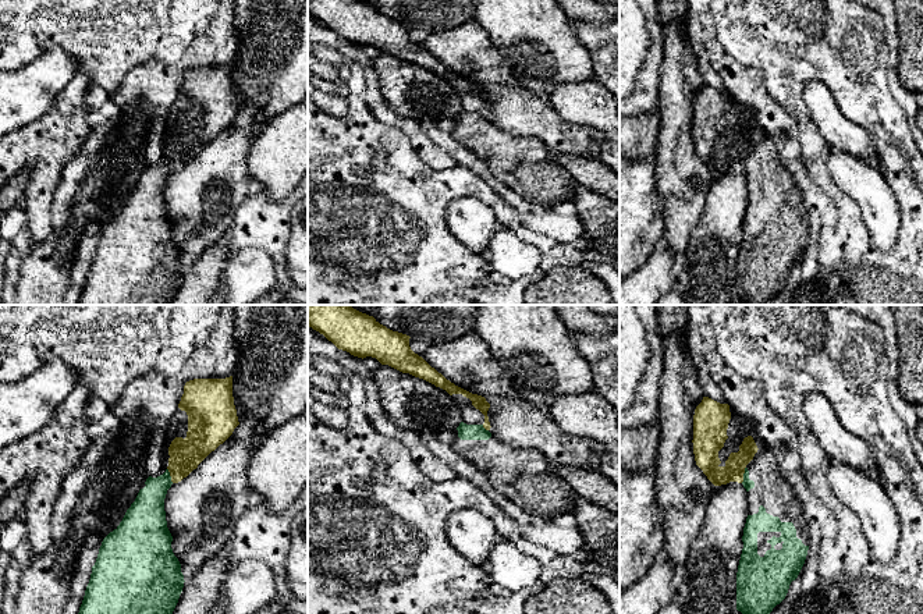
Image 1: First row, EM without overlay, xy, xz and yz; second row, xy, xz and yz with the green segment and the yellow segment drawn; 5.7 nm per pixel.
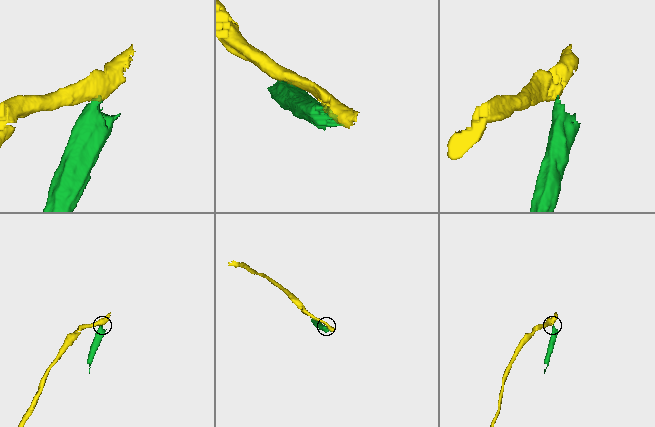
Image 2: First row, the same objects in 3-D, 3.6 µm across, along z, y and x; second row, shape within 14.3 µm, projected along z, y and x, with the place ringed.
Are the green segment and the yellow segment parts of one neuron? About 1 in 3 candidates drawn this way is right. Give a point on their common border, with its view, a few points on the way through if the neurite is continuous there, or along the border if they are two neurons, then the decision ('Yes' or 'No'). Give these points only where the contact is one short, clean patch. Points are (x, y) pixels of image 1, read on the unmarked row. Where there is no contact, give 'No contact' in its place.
Touches green at yz (744, 163). Boundary: yz (745, 155), (741, 170). No

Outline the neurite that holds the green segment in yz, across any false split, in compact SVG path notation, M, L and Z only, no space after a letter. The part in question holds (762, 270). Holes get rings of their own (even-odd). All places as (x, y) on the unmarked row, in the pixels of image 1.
M757 138L745 156L742 173L748 180L749 203L736 260L736 298L745 305L767 305L785 287L791 270L805 252L809 238L807 209L771 139Z

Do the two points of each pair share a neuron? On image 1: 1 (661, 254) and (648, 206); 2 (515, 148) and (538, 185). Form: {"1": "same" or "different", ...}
{"1": "different", "2": "same"}

